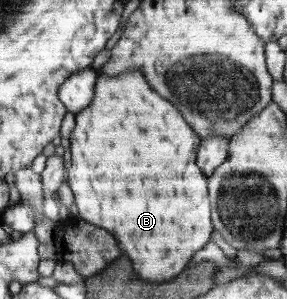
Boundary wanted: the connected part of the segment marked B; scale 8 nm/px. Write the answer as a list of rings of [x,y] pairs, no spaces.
[[[138,68],[129,69],[125,74],[114,77],[99,72],[95,83],[93,100],[88,107],[75,114],[75,127],[70,134],[69,141],[71,143],[72,165],[68,169],[68,179],[66,182],[72,190],[73,201],[76,203],[76,207],[78,207],[79,217],[86,223],[94,223],[95,226],[110,231],[112,235],[118,235],[118,243],[122,243],[122,249],[132,259],[132,263],[134,265],[142,265],[142,267],[134,267],[135,274],[140,275],[142,279],[148,279],[148,281],[170,281],[174,278],[174,275],[180,275],[180,271],[184,271],[184,267],[192,259],[192,255],[196,251],[200,251],[211,240],[210,235],[212,235],[210,205],[208,205],[210,203],[208,201],[208,183],[206,183],[206,177],[202,175],[202,171],[196,165],[196,151],[200,147],[200,137],[184,121],[180,111],[170,101],[160,97],[146,83],[145,76],[142,75],[142,71],[138,71]]]

